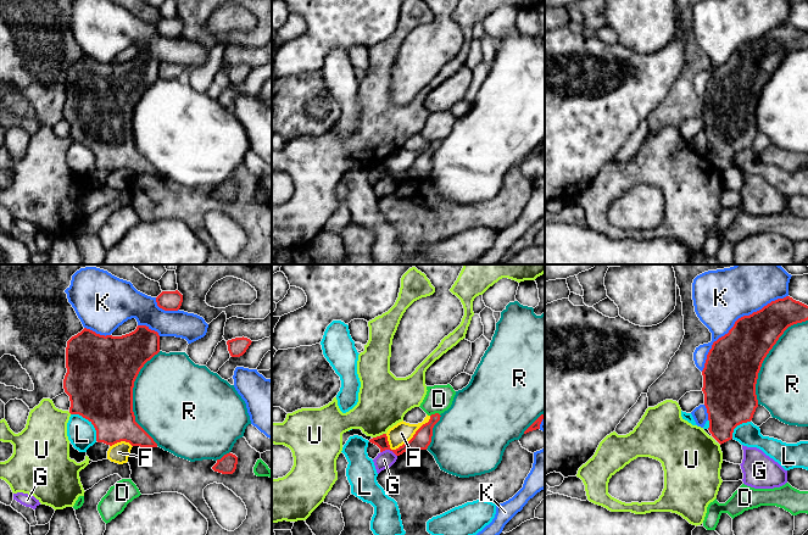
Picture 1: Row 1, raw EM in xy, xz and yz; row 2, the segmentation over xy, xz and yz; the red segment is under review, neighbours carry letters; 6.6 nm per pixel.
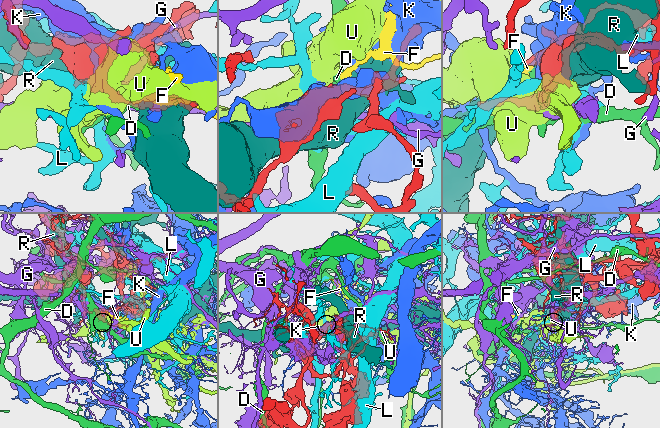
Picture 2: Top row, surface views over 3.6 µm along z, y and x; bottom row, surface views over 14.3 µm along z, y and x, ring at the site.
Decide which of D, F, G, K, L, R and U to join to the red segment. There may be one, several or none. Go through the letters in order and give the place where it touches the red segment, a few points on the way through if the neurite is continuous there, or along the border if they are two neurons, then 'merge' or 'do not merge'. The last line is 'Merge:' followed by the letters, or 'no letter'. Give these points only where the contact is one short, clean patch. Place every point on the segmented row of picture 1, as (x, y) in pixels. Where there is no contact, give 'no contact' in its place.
D: meets red in xz at (435, 413); do not merge
F: meets red in xz at (412, 438); border along xz (430, 416), (407, 441), (395, 449), (389, 447); do not merge
G: meets red in xz at (389, 449); do not merge
K: meets red in yz at (735, 322); do not merge
L: meets red in xy at (89, 421); do not merge
R: meets red in xy at (132, 397); do not merge
U: meets red in xz at (380, 435); do not merge
Merge: no letter

